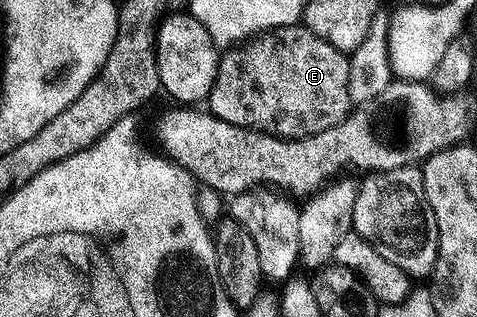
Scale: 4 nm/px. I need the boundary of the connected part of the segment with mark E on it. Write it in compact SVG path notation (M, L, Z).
M279 27L222 52L209 96L209 110L229 125L278 135L280 139L303 139L306 135L316 135L340 123L353 110L349 93L350 64L351 60L344 51L329 45L329 41L317 37L317 33L307 27Z

